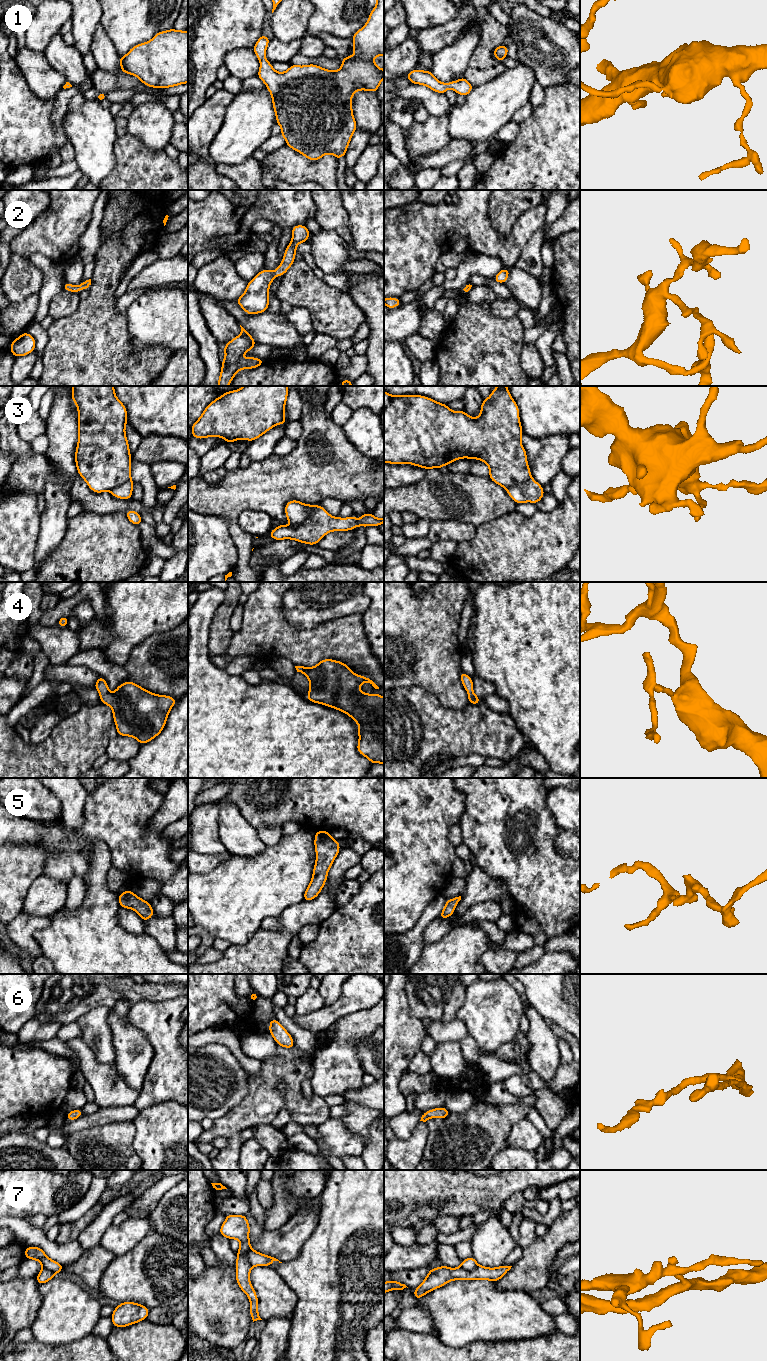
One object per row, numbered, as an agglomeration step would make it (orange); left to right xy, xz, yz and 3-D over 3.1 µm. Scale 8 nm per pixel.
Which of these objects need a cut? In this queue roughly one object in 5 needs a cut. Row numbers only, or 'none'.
3, 7

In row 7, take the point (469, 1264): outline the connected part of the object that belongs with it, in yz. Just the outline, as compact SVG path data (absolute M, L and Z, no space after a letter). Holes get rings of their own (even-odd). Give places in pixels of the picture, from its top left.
M473 1256L462 1260L461 1262L461 1268L467 1270L467 1271L472 1271L477 1267L477 1262Z

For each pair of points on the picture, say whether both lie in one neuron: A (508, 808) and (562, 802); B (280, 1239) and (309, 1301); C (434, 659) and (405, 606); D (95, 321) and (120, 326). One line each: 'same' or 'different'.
A: different
B: different
C: same
D: same

